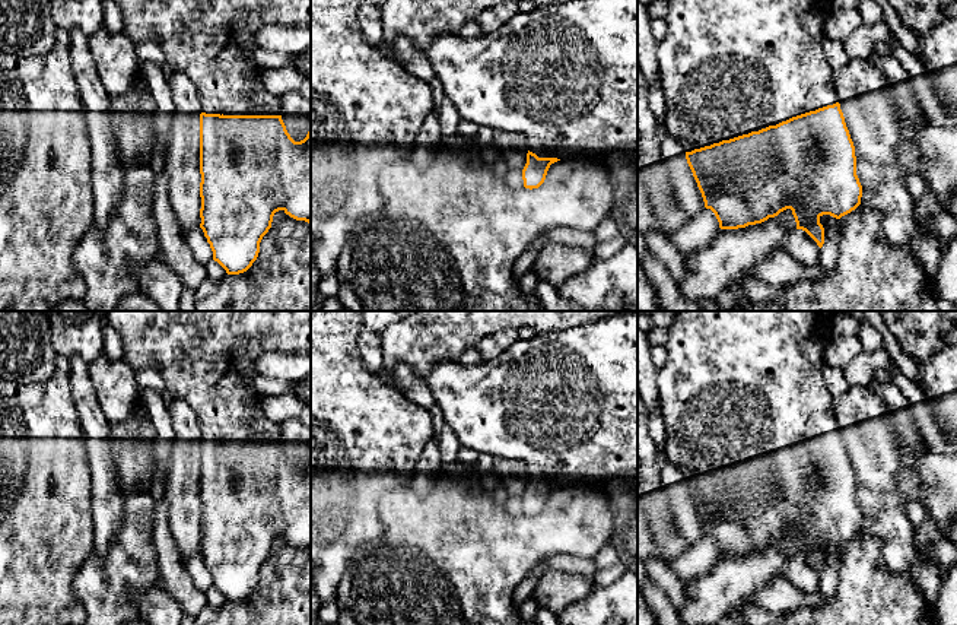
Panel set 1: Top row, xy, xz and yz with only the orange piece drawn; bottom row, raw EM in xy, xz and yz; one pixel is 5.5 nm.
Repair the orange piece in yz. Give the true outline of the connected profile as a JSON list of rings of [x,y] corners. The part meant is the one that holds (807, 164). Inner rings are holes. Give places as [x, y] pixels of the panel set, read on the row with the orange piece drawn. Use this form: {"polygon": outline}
{"polygon": [[[670,0],[665,18],[667,34],[656,45],[656,67],[664,88],[665,117],[664,126],[671,139],[680,143],[686,152],[687,164],[702,193],[705,207],[710,209],[721,229],[738,229],[756,225],[791,209],[797,229],[805,231],[821,248],[824,228],[820,223],[823,215],[836,219],[851,213],[861,204],[862,185],[856,175],[855,146],[845,123],[836,91],[833,88],[833,70],[827,64],[821,48],[824,22],[832,12],[832,0]]]}

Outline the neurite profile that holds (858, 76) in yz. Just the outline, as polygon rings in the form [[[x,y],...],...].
[[[851,58],[845,67],[833,70],[832,80],[855,146],[856,175],[862,185],[861,204],[880,218],[886,238],[891,244],[907,245],[916,232],[915,200],[906,188],[907,171],[896,153],[902,134],[891,83],[878,66],[859,58]]]

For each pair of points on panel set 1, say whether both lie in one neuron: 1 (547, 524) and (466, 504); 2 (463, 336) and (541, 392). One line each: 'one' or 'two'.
1: one
2: two

